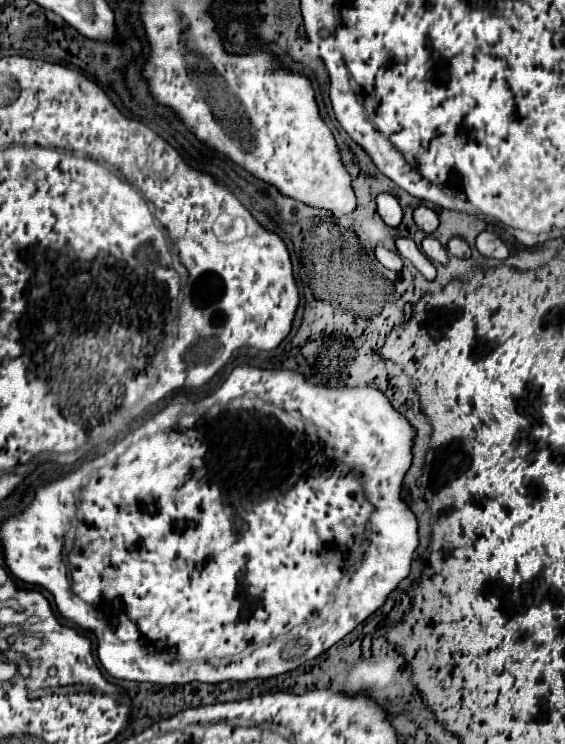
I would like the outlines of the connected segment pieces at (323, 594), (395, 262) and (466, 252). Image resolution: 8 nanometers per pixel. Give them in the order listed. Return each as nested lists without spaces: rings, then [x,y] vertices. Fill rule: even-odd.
[[[240,364],[229,373],[225,383],[213,395],[189,403],[185,395],[174,394],[173,397],[152,405],[145,415],[133,419],[129,425],[129,433],[125,431],[123,439],[116,441],[109,451],[104,451],[104,444],[101,444],[100,450],[89,451],[74,465],[59,466],[59,469],[66,470],[59,470],[58,478],[62,475],[67,477],[37,487],[33,503],[23,513],[9,517],[3,523],[1,541],[5,549],[5,561],[11,573],[21,581],[45,587],[55,597],[57,609],[63,617],[75,621],[75,595],[89,603],[89,609],[97,615],[87,617],[83,625],[97,635],[97,657],[105,671],[115,679],[171,685],[189,681],[245,682],[247,679],[259,677],[275,677],[279,673],[297,669],[305,661],[311,661],[323,651],[327,651],[331,645],[351,633],[361,621],[365,621],[373,611],[377,611],[385,603],[387,595],[399,585],[397,571],[393,571],[393,563],[389,563],[387,559],[413,559],[413,551],[419,543],[417,519],[409,511],[409,507],[399,499],[403,475],[411,465],[413,435],[415,429],[409,425],[409,421],[401,417],[389,405],[387,397],[375,387],[313,387],[311,383],[303,381],[301,373],[295,371],[277,371]],[[73,519],[79,519],[77,543],[67,555],[67,559],[63,559],[63,533],[69,533]],[[249,527],[255,529],[255,541],[245,541],[247,537],[243,537]],[[365,529],[367,533],[373,531],[373,541],[363,541]],[[293,635],[311,635],[311,639],[291,639]]]
[[[377,247],[377,249],[375,249],[375,257],[377,257],[377,261],[379,261],[383,267],[387,267],[387,269],[391,269],[391,271],[401,271],[401,267],[403,267],[403,259],[401,259],[397,253],[389,251],[389,249]]]
[[[453,237],[453,239],[447,243],[447,251],[449,251],[449,255],[453,255],[453,257],[457,257],[457,259],[469,259],[469,257],[471,257],[469,245],[467,245],[463,239],[459,239],[459,237]]]

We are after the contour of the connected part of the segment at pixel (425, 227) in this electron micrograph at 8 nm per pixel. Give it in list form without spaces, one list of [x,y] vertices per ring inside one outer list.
[[[425,205],[417,207],[417,211],[413,211],[413,219],[415,219],[415,225],[417,225],[421,231],[425,231],[427,235],[433,233],[433,231],[437,229],[437,225],[439,225],[437,213],[435,213],[433,209],[425,207]]]

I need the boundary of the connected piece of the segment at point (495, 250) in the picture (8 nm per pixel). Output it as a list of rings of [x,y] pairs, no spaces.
[[[479,233],[475,247],[483,257],[491,257],[491,259],[505,259],[509,255],[503,241],[493,233]]]

